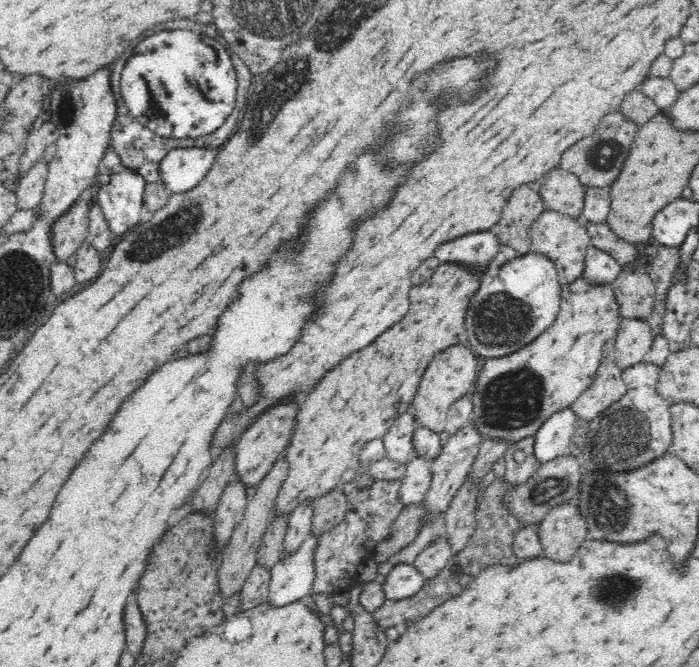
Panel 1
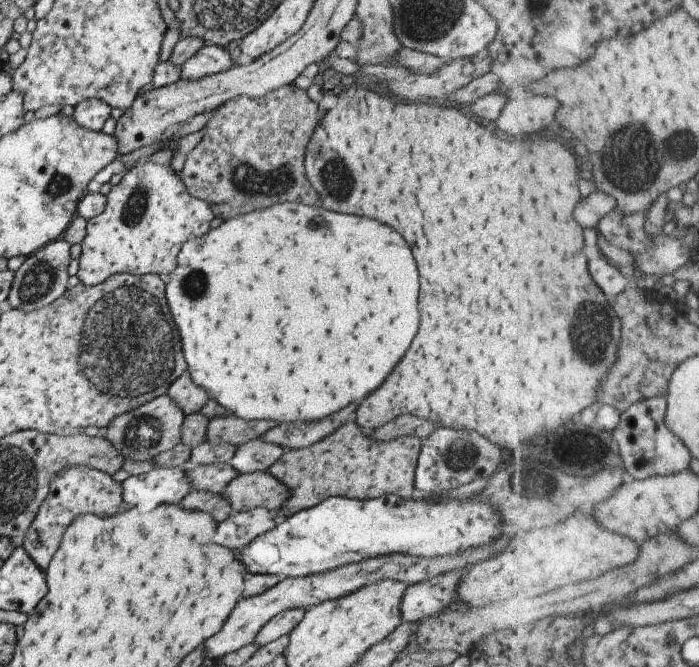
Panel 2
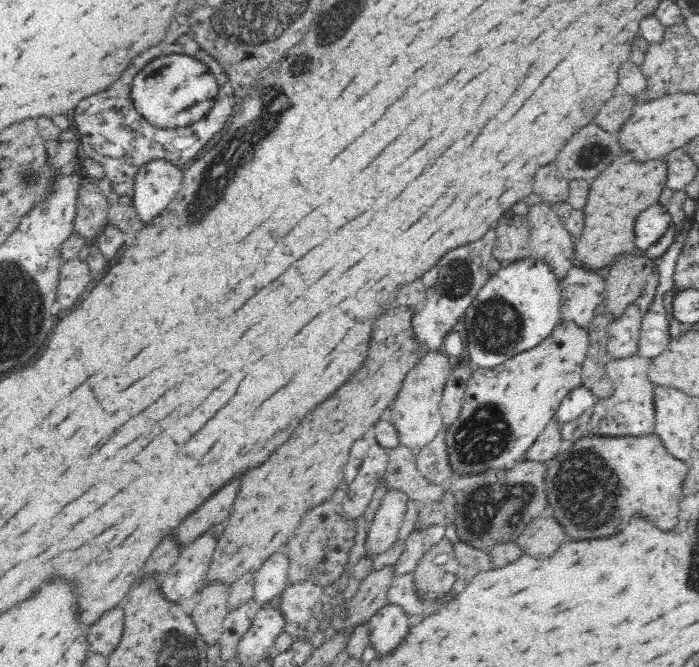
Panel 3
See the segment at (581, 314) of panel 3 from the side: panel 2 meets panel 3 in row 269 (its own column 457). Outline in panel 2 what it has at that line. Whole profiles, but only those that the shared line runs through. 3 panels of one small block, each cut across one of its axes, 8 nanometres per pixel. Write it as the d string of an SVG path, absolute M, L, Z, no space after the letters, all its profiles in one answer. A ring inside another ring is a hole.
M445 572L433 578L408 585L401 596L401 621L413 623L445 611L457 594L459 572Z

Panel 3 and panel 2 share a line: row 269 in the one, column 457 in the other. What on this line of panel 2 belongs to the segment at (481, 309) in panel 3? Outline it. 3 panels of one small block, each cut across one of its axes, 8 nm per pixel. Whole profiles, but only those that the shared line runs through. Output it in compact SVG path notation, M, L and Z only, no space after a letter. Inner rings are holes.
M389 494L357 500L333 496L286 516L265 534L253 538L239 550L239 562L245 573L301 578L386 554L408 554L417 558L457 554L497 538L499 526L491 504L473 497L432 500L422 495L405 499Z

